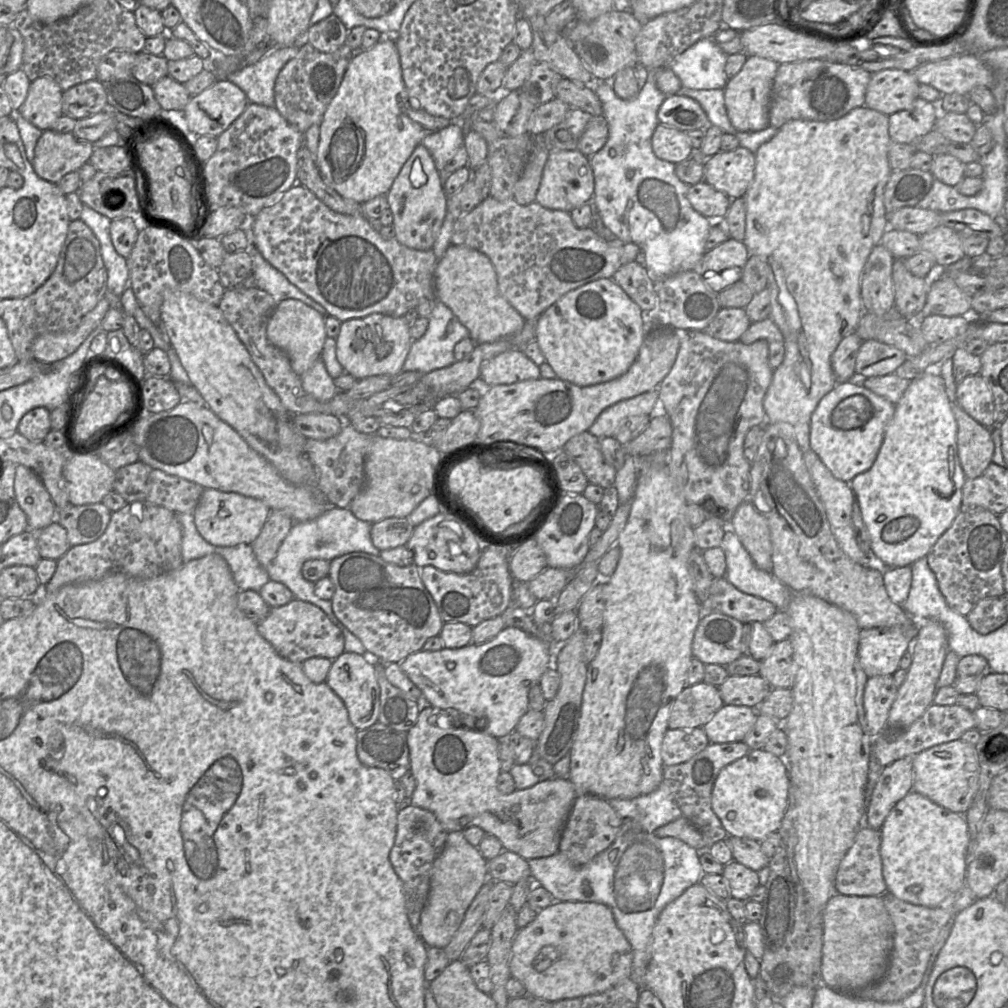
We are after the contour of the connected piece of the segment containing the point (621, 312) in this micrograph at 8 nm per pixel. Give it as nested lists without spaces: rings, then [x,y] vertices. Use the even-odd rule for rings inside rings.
[[[611,278],[567,292],[537,317],[536,342],[557,378],[577,386],[613,380],[630,368],[647,334],[646,313]]]

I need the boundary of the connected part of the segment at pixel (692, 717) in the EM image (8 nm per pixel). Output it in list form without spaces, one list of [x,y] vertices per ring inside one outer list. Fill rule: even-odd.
[[[704,681],[687,685],[672,705],[668,729],[703,727],[723,705],[718,687]]]

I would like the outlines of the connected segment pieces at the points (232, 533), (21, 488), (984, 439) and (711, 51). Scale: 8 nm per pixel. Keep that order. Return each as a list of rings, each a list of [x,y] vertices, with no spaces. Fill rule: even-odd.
[[[205,489],[195,507],[194,523],[202,538],[209,544],[221,547],[252,544],[258,537],[271,509],[261,500],[234,492]]]
[[[23,465],[16,466],[14,492],[19,506],[27,516],[27,530],[40,532],[56,520],[57,507],[33,470]]]
[[[956,403],[952,411],[957,421],[957,448],[966,478],[974,479],[983,474],[992,462],[994,441],[991,430],[972,419]]]
[[[713,37],[703,38],[678,55],[669,68],[690,89],[724,89],[728,55]]]

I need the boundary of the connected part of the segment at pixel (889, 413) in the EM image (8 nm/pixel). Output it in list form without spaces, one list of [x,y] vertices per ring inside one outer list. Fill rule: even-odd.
[[[861,381],[838,383],[818,403],[810,418],[810,447],[834,477],[850,483],[855,476],[869,470],[881,448],[885,430],[895,412],[894,403],[865,388]]]

